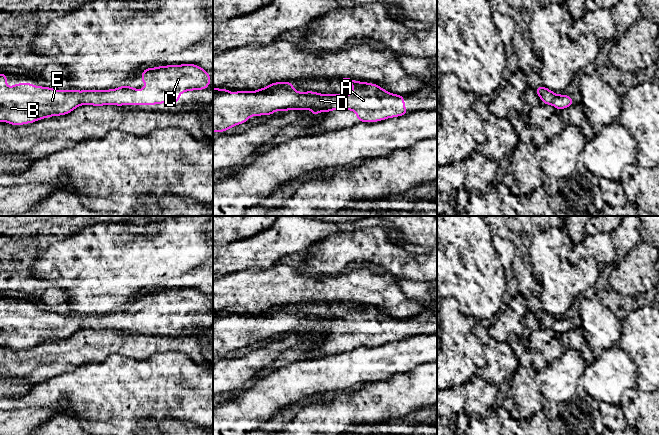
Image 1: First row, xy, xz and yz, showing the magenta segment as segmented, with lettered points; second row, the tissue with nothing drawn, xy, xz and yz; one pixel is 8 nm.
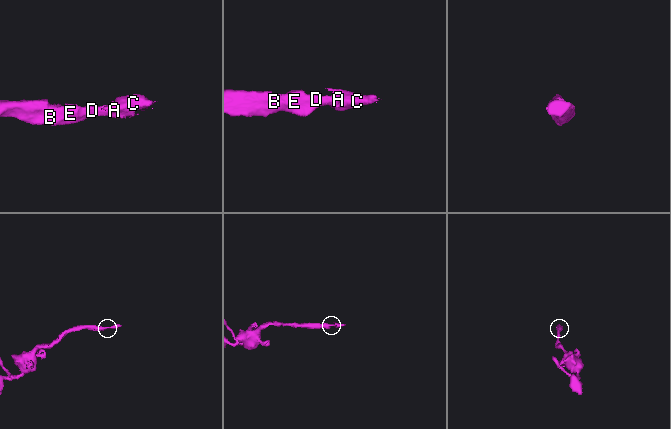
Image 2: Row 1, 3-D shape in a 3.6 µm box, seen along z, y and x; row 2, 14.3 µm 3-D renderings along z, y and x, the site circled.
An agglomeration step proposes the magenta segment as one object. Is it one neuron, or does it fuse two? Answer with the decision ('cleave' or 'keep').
keep

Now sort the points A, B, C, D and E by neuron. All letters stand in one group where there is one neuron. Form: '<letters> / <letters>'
A B C D E

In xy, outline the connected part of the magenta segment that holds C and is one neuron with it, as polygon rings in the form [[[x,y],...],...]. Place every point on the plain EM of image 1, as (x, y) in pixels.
[[[196,288],[145,292],[141,298],[144,313],[121,309],[108,314],[58,314],[30,306],[7,312],[7,298],[0,297],[0,346],[14,350],[44,342],[67,339],[82,329],[157,329],[179,327],[182,316],[205,314],[212,302]]]

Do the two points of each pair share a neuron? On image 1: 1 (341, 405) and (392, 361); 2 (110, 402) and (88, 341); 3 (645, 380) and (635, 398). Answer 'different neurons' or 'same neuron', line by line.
1: different neurons
2: different neurons
3: different neurons

